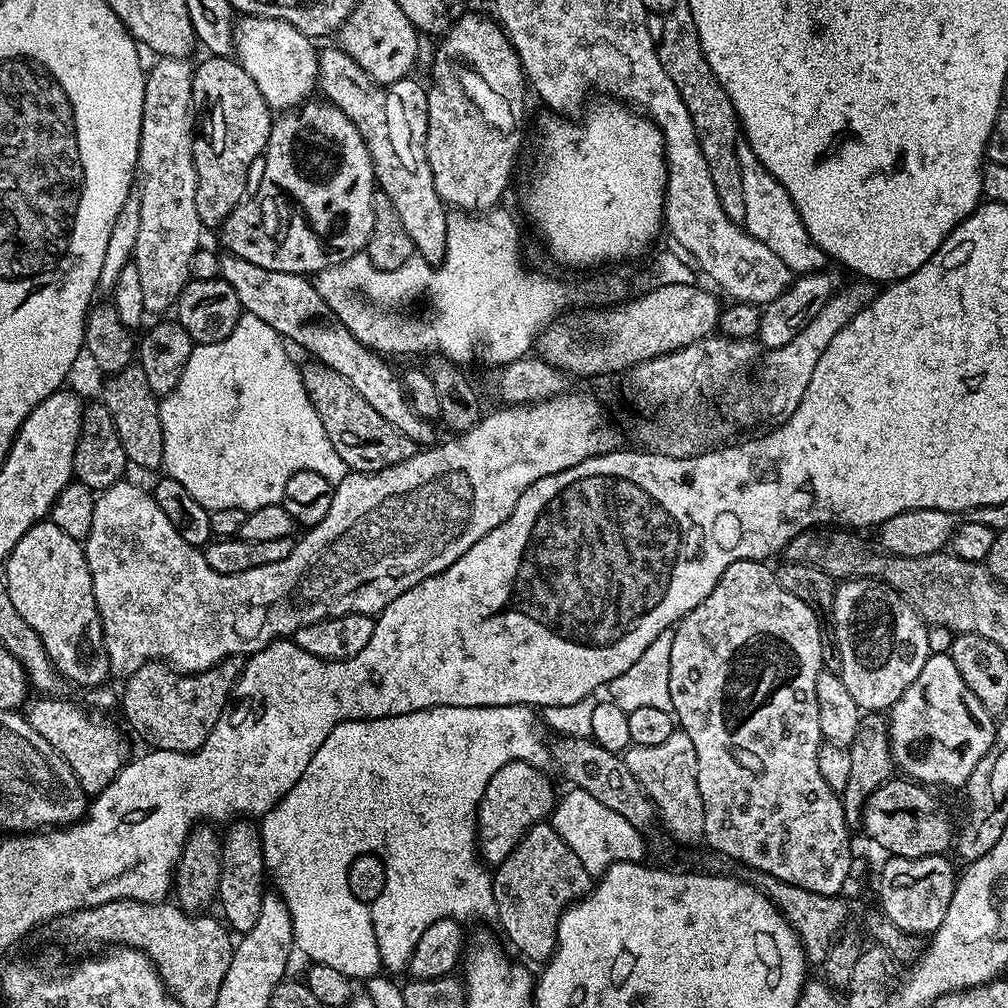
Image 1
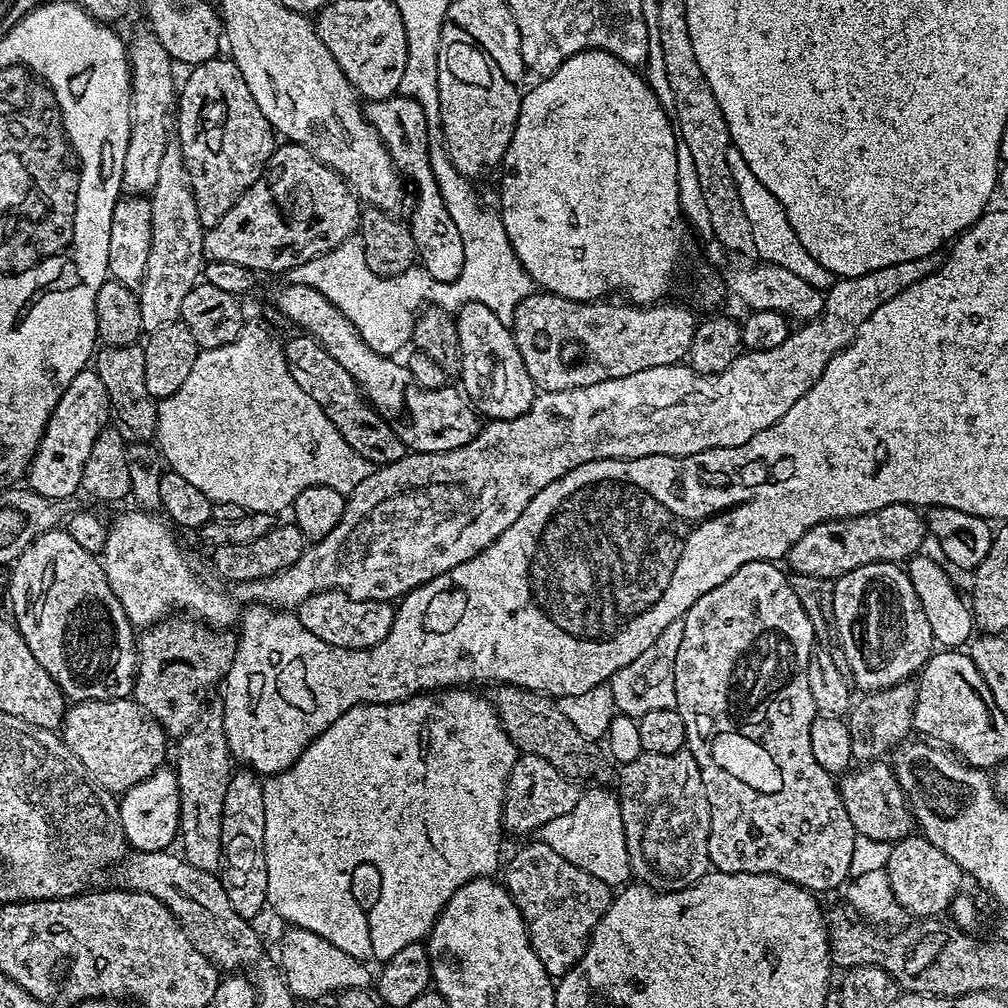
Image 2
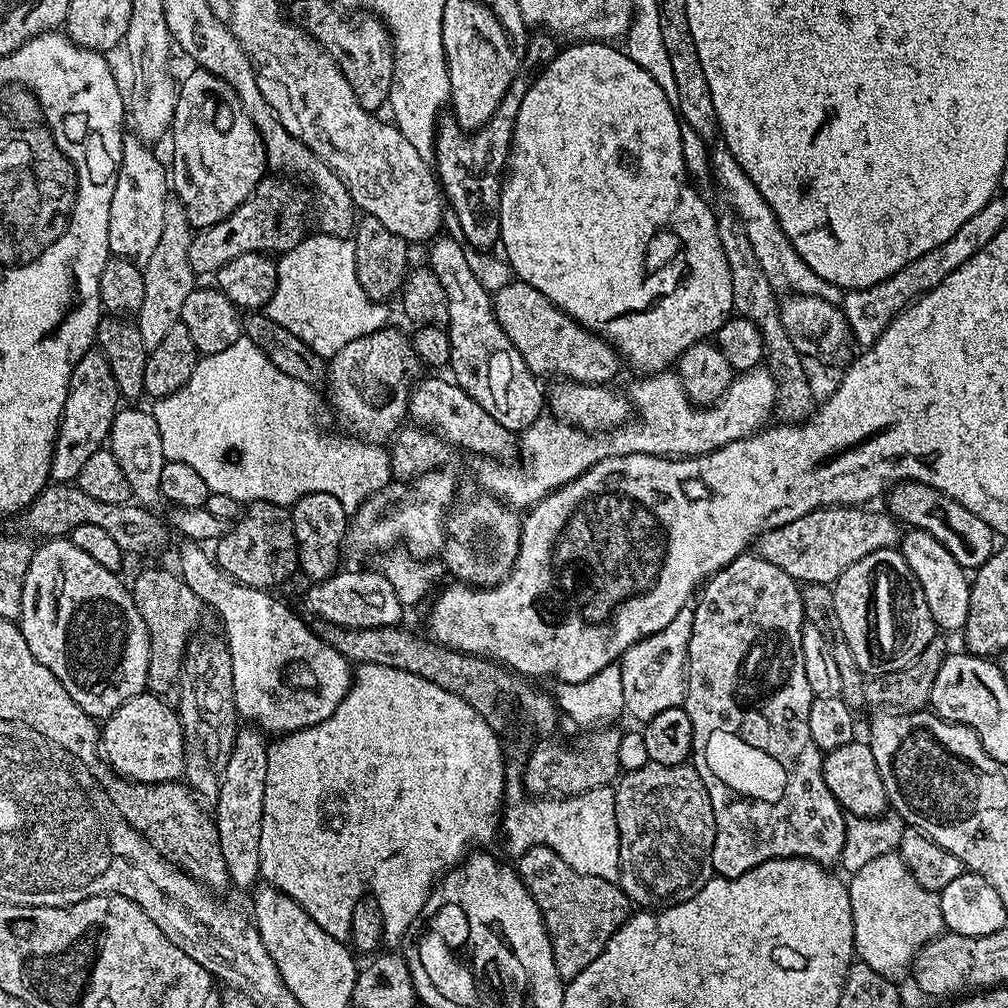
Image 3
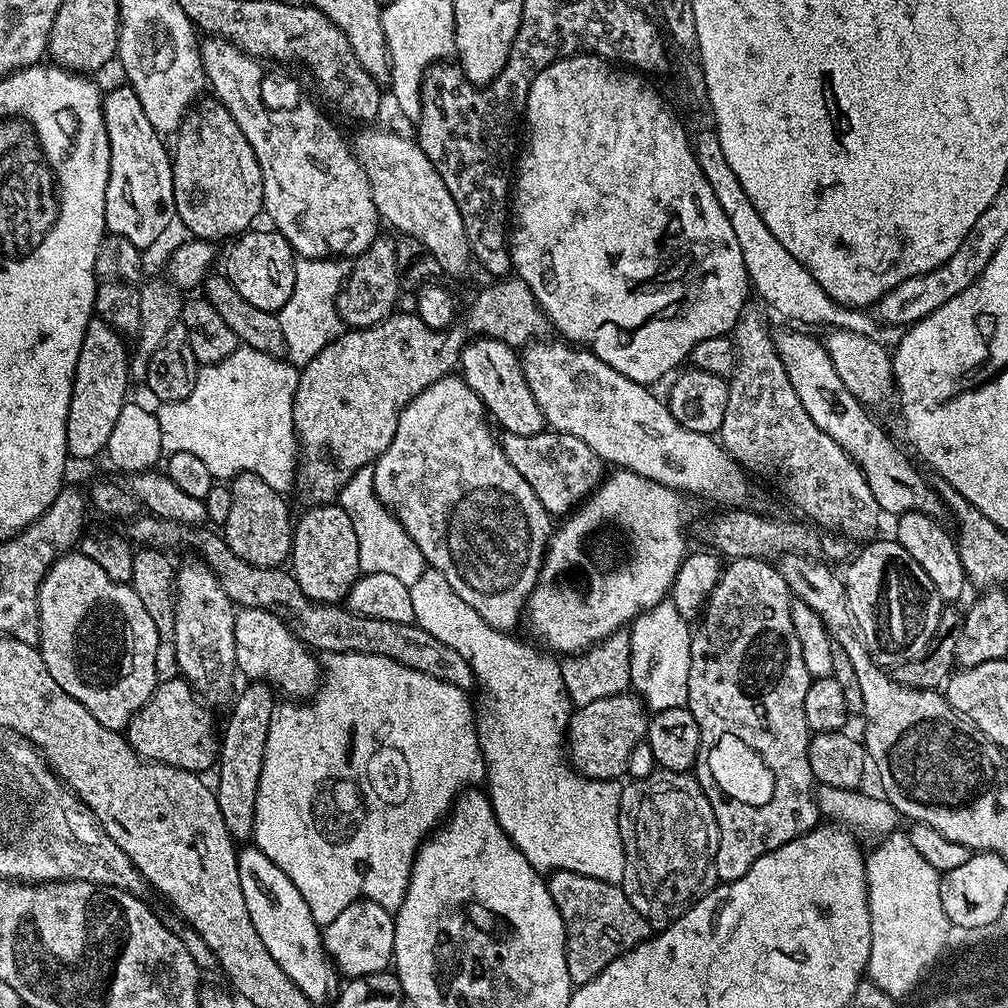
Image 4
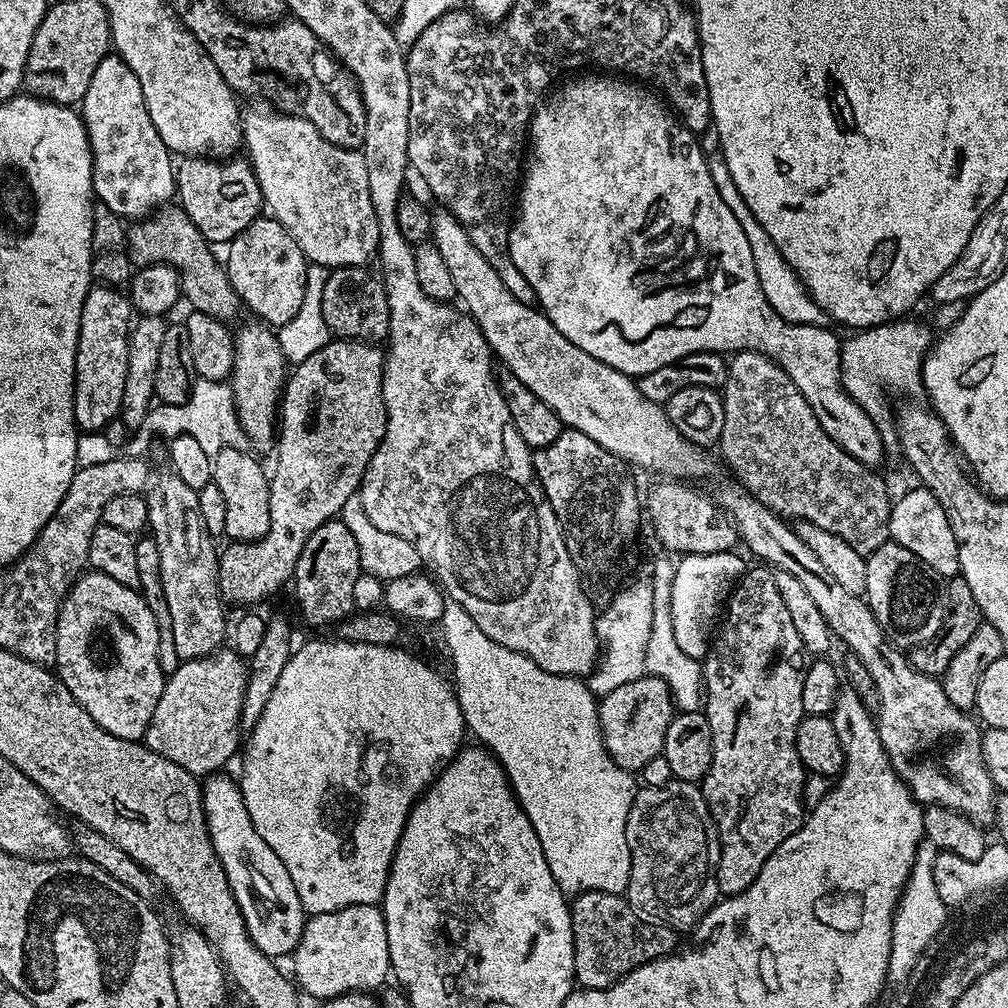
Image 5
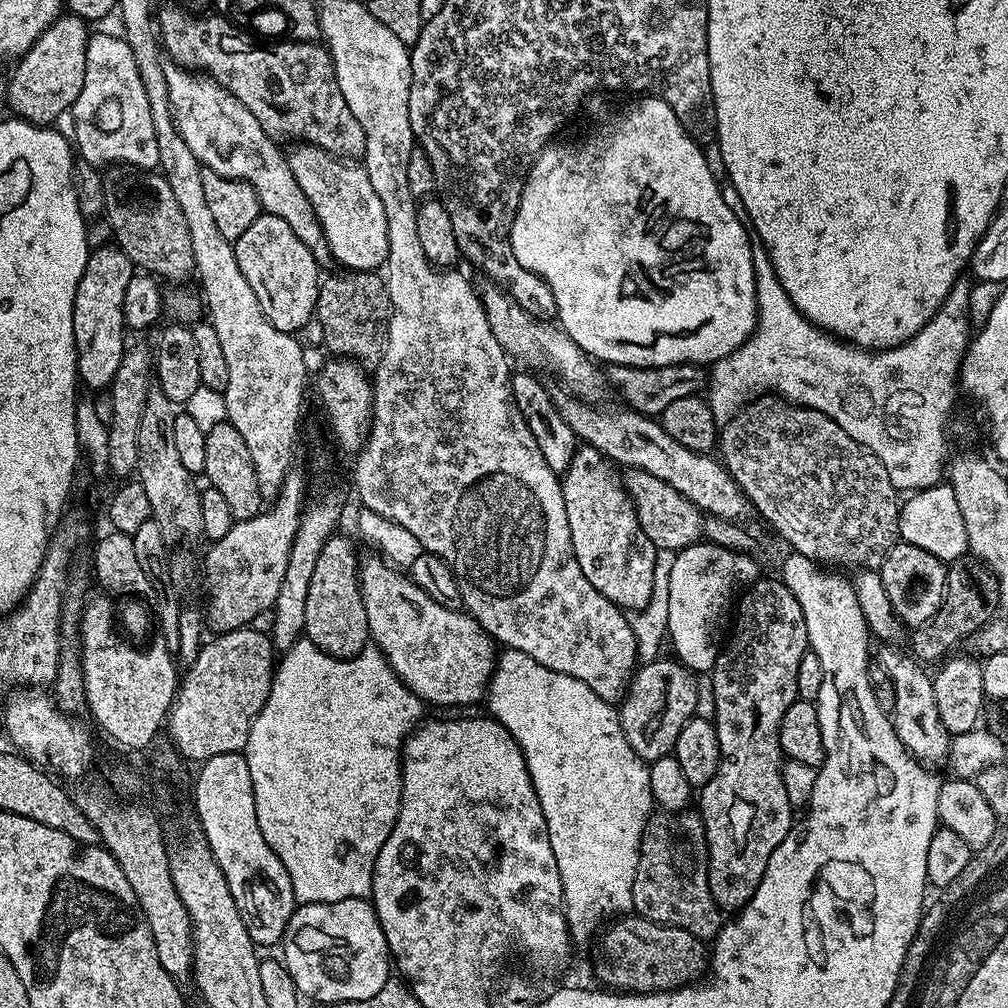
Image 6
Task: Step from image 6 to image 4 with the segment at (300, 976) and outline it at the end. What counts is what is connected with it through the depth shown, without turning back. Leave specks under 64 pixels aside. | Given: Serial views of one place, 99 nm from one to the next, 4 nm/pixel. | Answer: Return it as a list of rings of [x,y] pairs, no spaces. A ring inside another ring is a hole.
[[[356,900],[343,910],[338,918],[323,925],[324,951],[336,965],[337,973],[345,977],[383,972],[392,964],[395,925],[393,913],[386,911],[378,903],[370,900]]]

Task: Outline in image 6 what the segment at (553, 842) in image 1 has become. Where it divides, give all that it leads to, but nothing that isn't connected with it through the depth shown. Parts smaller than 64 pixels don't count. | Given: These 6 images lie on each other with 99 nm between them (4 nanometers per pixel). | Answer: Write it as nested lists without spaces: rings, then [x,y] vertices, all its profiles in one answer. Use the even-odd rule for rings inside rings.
[[[635,914],[613,919],[599,933],[595,944],[596,961],[592,968],[604,983],[601,985],[628,994],[671,992],[673,988],[699,981],[710,968],[710,952],[705,941],[690,934],[690,930],[659,924]]]

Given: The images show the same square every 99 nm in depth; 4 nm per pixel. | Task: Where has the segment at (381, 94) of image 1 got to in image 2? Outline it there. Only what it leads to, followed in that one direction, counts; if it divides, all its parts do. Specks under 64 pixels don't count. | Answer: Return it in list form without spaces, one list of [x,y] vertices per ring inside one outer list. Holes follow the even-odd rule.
[[[397,94],[385,100],[371,101],[367,105],[366,115],[382,138],[400,175],[406,178],[409,185],[416,184],[416,201],[412,204],[410,227],[419,263],[424,263],[423,271],[435,280],[457,280],[462,274],[464,261],[462,234],[458,234],[458,226],[454,226],[454,218],[450,218],[446,202],[442,202],[442,190],[438,190],[434,170],[430,170],[428,119],[422,106],[418,106],[418,102],[408,96]]]

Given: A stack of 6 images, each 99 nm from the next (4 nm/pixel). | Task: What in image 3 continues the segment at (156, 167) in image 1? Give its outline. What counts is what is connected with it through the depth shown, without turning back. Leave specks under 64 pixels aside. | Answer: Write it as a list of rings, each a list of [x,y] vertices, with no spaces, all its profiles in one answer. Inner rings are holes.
[[[169,199],[166,206],[166,218],[162,222],[162,239],[154,249],[154,254],[144,265],[144,281],[146,282],[146,298],[142,298],[142,306],[138,313],[138,323],[142,342],[149,346],[162,342],[162,338],[170,330],[170,326],[180,323],[182,306],[192,291],[198,287],[196,271],[190,266],[190,242],[194,235],[192,224],[186,218],[186,210],[179,200]]]

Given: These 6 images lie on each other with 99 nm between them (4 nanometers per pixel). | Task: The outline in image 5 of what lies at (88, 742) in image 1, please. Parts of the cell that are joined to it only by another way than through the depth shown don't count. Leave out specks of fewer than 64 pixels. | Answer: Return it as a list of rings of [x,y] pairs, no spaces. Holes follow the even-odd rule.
[[[224,651],[180,663],[178,670],[165,679],[162,698],[158,698],[158,706],[154,706],[154,718],[150,718],[150,726],[144,731],[143,743],[154,750],[154,754],[170,758],[170,762],[197,778],[219,773],[223,769],[220,767],[242,748],[240,715],[248,666],[239,652]]]

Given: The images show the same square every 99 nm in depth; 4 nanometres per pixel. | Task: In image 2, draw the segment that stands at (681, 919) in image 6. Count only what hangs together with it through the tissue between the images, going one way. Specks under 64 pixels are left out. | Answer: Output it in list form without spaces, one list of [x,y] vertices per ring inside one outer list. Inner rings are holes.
[[[681,750],[674,754],[650,754],[644,752],[634,762],[619,765],[620,792],[618,799],[622,810],[622,826],[626,834],[626,850],[628,851],[628,865],[632,867],[632,876],[641,884],[656,889],[657,893],[677,892],[683,888],[691,888],[699,882],[710,870],[708,862],[708,843],[710,842],[710,802],[706,802],[706,786],[702,786],[702,778],[698,770],[698,762],[691,752]]]

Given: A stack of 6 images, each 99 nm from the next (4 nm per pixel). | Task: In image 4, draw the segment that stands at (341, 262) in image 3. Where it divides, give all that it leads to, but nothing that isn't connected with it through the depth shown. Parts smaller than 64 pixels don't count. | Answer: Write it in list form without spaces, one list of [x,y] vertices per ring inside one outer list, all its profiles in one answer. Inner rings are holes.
[[[300,258],[296,261],[294,292],[278,315],[287,359],[297,366],[310,363],[342,331],[342,321],[336,312],[336,295],[344,286],[346,268],[340,264],[343,263],[336,258]]]

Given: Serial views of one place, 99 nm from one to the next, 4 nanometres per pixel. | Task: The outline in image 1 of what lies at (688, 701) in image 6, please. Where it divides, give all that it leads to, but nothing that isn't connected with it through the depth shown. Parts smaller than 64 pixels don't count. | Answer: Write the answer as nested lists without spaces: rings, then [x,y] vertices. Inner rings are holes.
[[[515,760],[490,782],[486,782],[486,790],[482,794],[482,802],[476,811],[476,835],[478,837],[478,852],[483,863],[488,866],[500,864],[514,849],[524,835],[534,825],[547,821],[556,807],[558,792],[552,789],[550,781],[544,777],[545,773],[528,764],[524,760]]]

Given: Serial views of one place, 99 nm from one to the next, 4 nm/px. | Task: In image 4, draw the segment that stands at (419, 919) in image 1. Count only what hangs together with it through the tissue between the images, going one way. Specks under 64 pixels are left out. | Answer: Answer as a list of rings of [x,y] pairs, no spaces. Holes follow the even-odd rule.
[[[330,652],[323,657],[322,679],[310,702],[277,703],[270,722],[270,734],[266,734],[266,754],[262,762],[262,778],[258,782],[251,839],[255,848],[262,850],[262,854],[266,854],[266,858],[270,858],[270,862],[274,862],[274,866],[278,866],[278,870],[282,870],[282,874],[286,874],[286,878],[290,878],[290,882],[298,886],[298,894],[306,898],[306,906],[310,906],[310,914],[314,914],[316,924],[329,924],[356,900],[374,901],[391,913],[400,908],[408,889],[409,874],[412,872],[416,851],[451,812],[462,789],[468,790],[479,785],[476,783],[479,780],[481,783],[486,776],[484,755],[476,733],[474,704],[473,701],[472,704],[468,701],[468,695],[465,689],[450,682],[430,678],[430,674],[410,670],[410,666],[402,666],[378,654]]]

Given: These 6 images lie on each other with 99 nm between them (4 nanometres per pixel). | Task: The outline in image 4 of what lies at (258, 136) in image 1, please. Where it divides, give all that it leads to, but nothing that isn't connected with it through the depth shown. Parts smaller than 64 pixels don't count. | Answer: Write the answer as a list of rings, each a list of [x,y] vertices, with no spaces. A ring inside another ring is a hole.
[[[215,98],[201,99],[199,103],[188,109],[184,120],[175,133],[176,149],[171,149],[172,177],[174,178],[174,206],[176,216],[189,228],[191,235],[197,240],[221,242],[229,236],[235,238],[251,229],[256,215],[261,215],[264,206],[264,187],[262,186],[262,170],[258,166],[258,158],[254,158],[254,150],[250,142],[246,142],[246,134],[238,130],[238,122]]]

